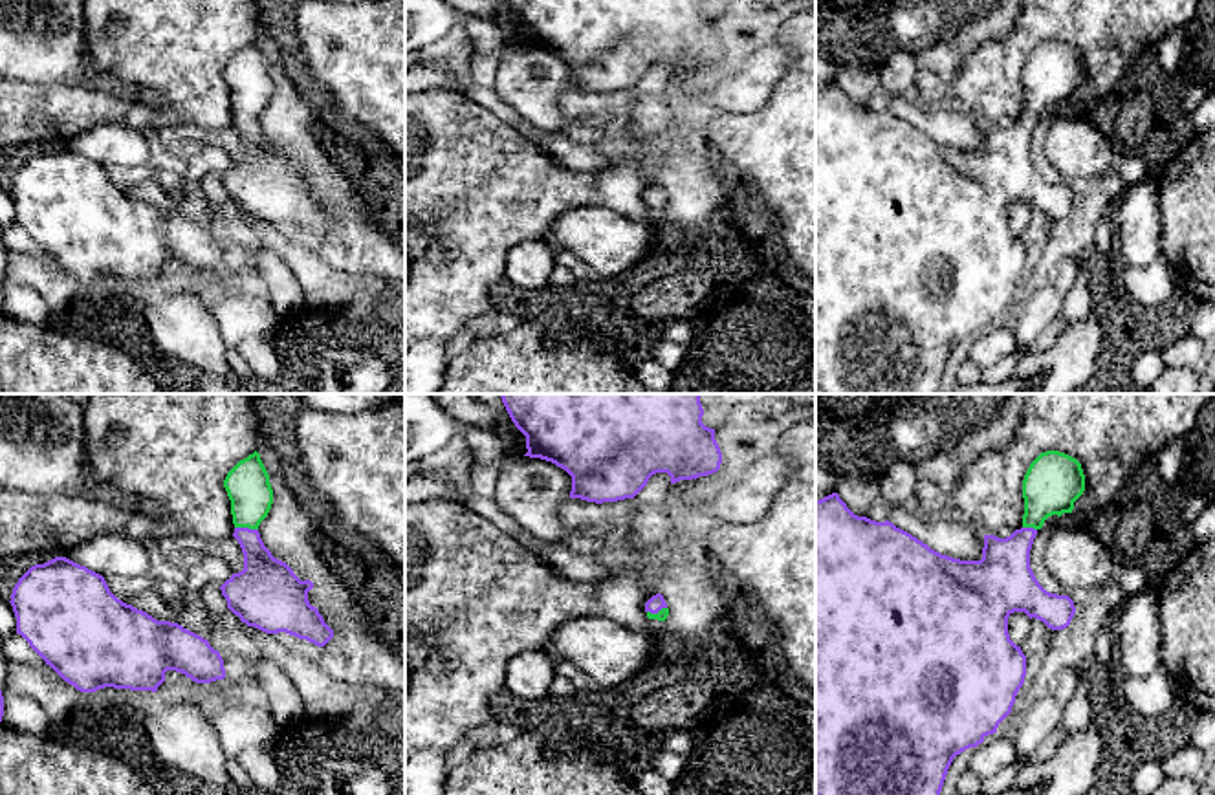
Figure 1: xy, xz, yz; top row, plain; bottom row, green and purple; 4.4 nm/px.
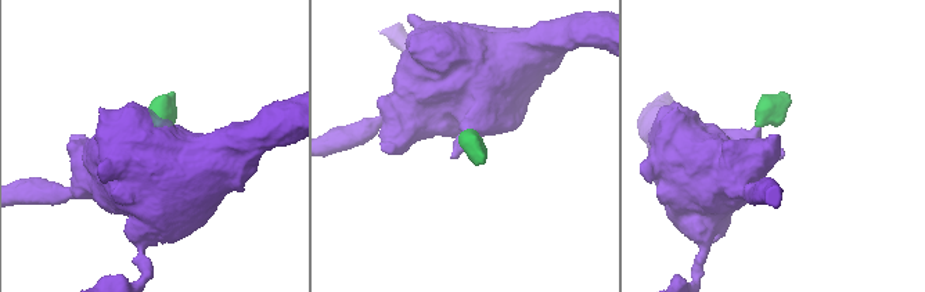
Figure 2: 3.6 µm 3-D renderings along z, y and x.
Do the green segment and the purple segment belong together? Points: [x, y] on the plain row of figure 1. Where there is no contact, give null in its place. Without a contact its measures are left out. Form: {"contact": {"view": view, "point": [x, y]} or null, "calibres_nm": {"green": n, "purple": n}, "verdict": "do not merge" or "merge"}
{"contact": {"view": "xy", "point": [246, 116]}, "calibres_nm": {"green": 190, "purple": 220}, "verdict": "merge"}

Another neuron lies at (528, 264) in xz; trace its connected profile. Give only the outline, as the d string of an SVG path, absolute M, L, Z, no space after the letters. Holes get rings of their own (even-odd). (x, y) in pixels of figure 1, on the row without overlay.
M524 240L513 245L504 262L506 278L528 291L537 291L550 284L555 266L555 253L542 240Z

